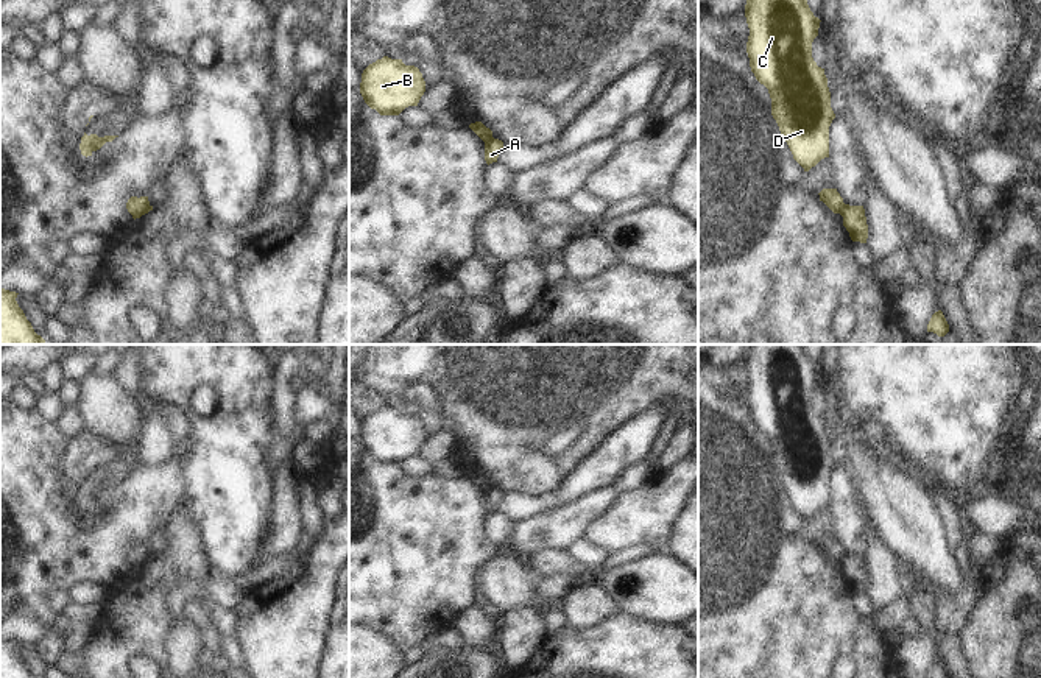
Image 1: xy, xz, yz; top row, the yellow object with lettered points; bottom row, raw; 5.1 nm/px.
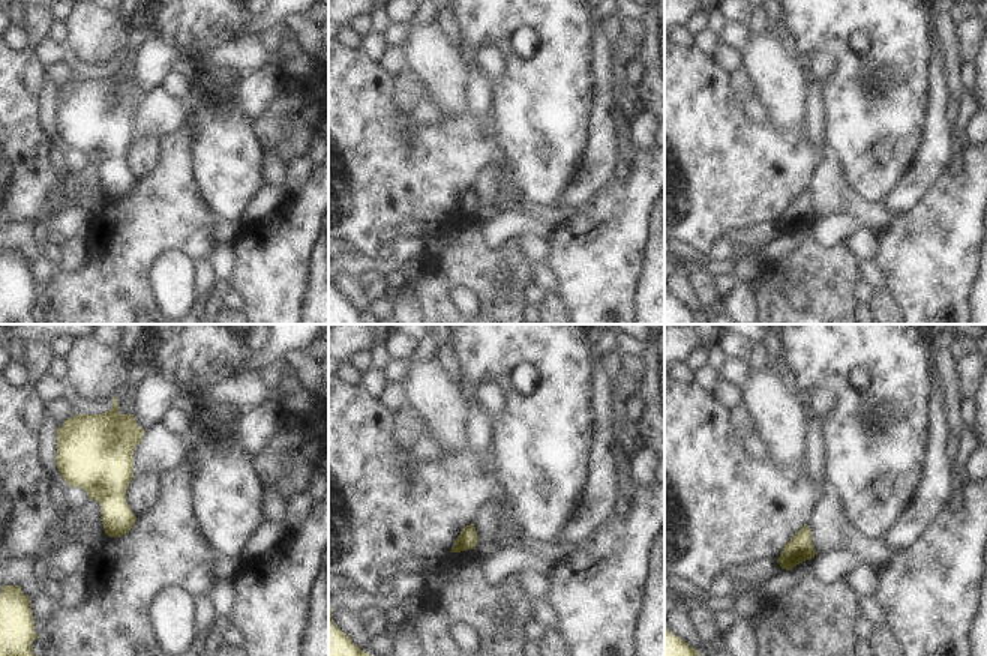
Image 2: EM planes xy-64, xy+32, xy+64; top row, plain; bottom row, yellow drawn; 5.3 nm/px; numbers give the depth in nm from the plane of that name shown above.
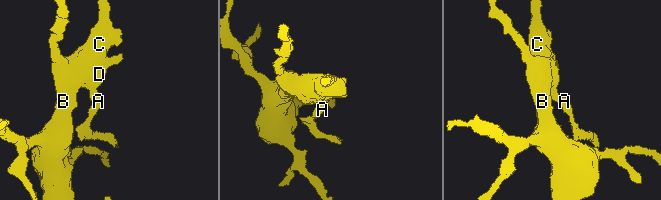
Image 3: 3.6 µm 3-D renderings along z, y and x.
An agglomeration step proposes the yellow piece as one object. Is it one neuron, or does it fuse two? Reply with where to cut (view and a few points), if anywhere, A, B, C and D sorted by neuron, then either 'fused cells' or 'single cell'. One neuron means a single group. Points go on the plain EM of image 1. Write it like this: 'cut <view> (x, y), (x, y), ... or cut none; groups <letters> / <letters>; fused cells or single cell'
cut yz (846, 554), (840, 563); groups A / B C D; fused cells

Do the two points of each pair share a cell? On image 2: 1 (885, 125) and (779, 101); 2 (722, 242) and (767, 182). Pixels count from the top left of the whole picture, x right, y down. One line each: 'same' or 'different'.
1: different
2: different

